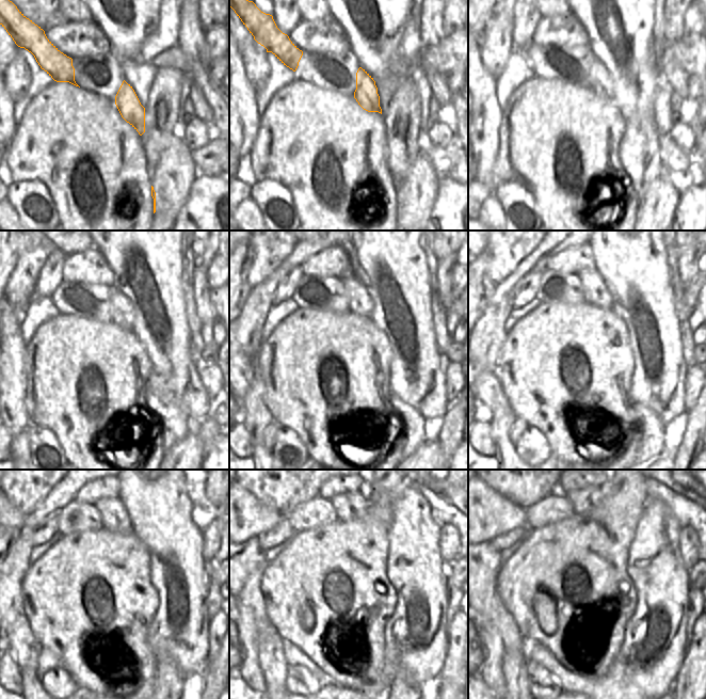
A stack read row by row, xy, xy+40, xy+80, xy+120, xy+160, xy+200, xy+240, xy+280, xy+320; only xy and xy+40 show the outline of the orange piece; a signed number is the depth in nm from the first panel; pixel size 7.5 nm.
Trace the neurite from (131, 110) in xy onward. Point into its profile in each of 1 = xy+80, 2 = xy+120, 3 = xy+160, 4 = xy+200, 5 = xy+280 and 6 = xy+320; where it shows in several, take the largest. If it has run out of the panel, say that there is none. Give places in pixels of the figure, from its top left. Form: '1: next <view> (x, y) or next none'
1: next xy+80 (600, 81)
2: next xy+120 (121, 307)
3: next xy+160 (360, 303)
4: next xy+200 (595, 290)
5: next xy+280 (351, 505)
6: next xy+320 (582, 501)

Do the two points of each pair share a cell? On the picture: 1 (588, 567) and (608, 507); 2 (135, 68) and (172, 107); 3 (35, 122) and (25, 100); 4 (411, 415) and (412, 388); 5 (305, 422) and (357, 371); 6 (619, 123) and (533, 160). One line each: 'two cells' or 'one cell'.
1: one cell
2: two cells
3: two cells
4: two cells
5: one cell
6: one cell

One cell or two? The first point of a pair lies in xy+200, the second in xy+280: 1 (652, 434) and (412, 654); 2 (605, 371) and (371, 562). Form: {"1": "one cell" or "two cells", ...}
{"1": "two cells", "2": "one cell"}

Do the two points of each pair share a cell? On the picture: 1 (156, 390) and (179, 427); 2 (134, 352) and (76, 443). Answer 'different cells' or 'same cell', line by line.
1: same cell
2: same cell

